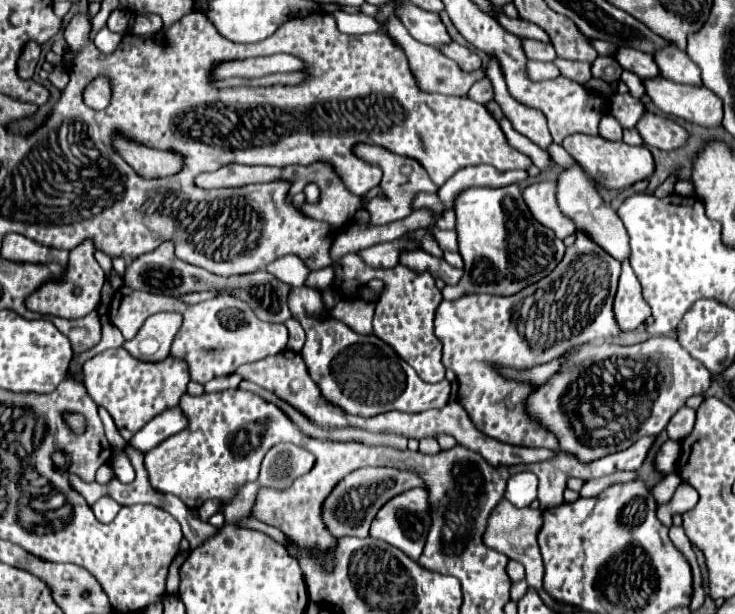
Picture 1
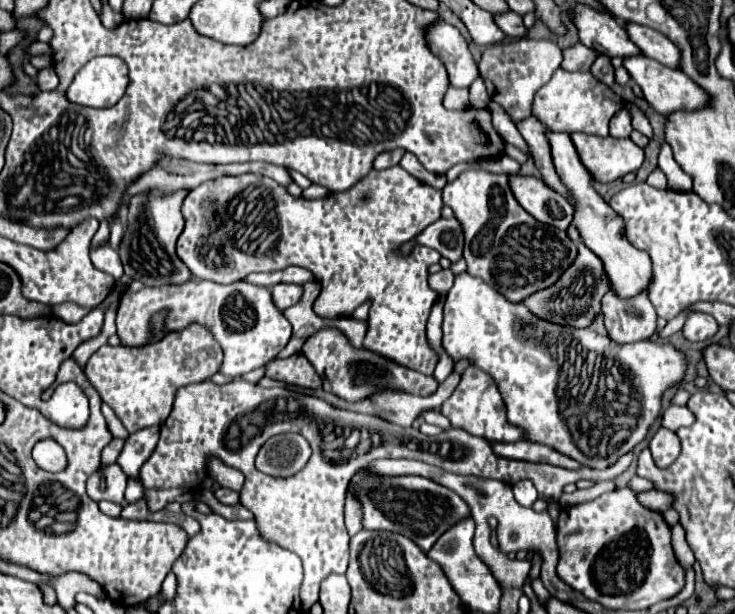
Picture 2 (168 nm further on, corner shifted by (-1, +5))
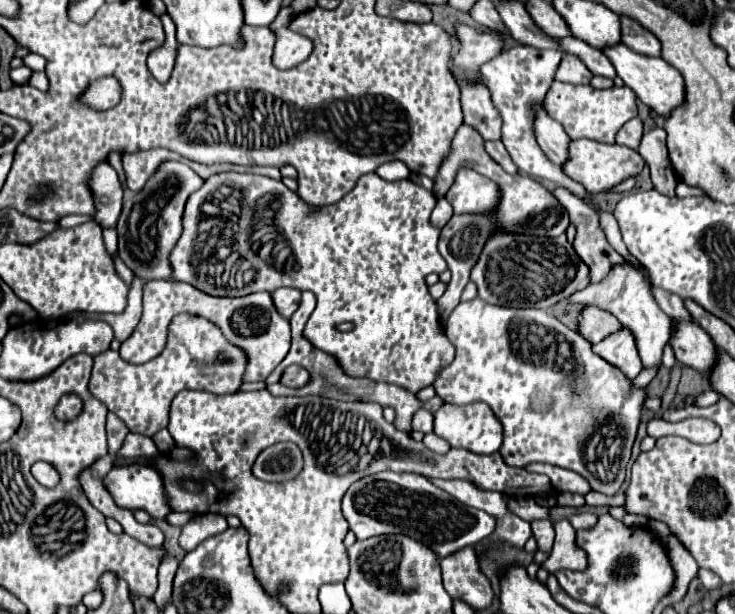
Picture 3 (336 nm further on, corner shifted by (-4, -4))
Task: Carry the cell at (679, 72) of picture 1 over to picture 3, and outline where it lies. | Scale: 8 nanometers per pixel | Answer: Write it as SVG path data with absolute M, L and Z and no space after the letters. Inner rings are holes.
M620 16L620 28L622 28L622 34L620 34L620 40L632 48L634 52L638 54L646 54L646 56L660 56L660 46L658 46L658 38L642 28L634 18L628 18L628 16Z

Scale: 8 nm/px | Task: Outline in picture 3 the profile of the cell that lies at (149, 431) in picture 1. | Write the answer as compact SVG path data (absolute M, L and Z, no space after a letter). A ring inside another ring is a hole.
M142 464L112 468L102 484L120 508L146 510L152 518L164 518L172 512L164 496L162 476L154 468Z

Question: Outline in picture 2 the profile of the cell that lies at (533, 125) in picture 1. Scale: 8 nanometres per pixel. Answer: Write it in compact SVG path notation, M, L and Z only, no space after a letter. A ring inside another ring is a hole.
M529 115L527 119L521 119L517 123L517 129L523 135L523 139L527 141L529 151L531 151L531 157L535 159L535 165L541 171L543 181L551 189L555 189L557 193L565 195L565 187L559 181L559 177L555 173L555 167L553 167L551 147L549 147L549 141L547 141L547 127L539 119L535 119L535 115Z

